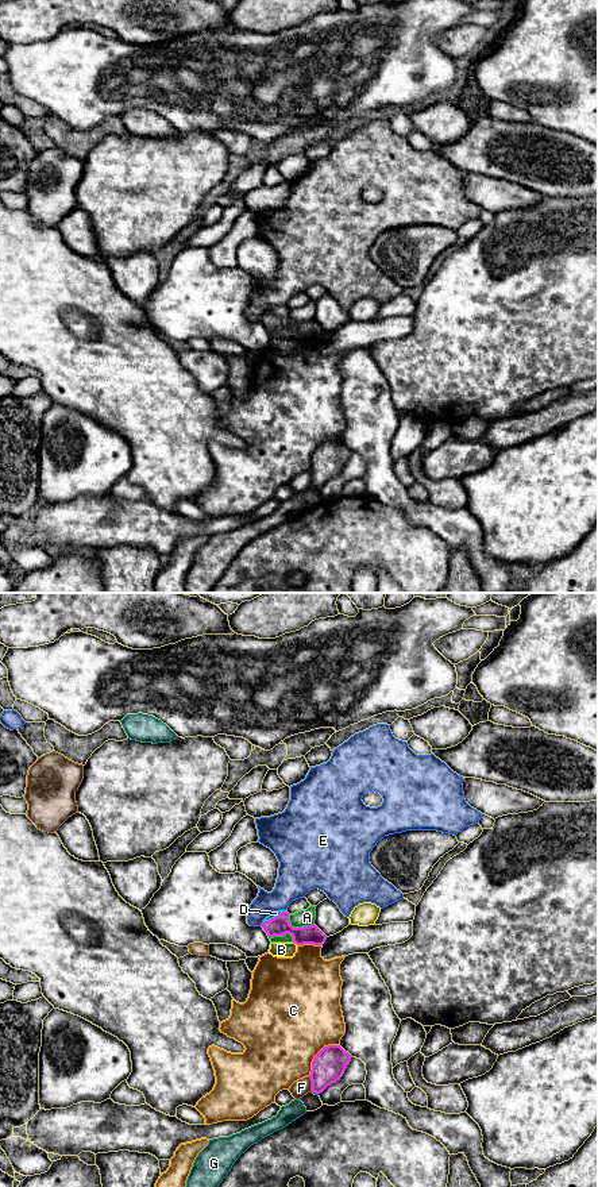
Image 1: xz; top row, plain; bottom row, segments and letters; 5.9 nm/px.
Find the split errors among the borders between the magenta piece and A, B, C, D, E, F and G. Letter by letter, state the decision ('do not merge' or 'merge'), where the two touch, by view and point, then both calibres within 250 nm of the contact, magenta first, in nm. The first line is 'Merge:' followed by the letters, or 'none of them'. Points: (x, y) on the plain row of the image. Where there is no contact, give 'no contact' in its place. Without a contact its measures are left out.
Merge: D
A: do not merge; meets magenta in xz at (297, 323); 120 nm thick on the magenta side, 100 nm on the other
B: do not merge; meets magenta in xz at (296, 338); 120 nm thick on the magenta side, 100 nm on the other
C: do not merge; meets magenta in xz at (317, 449); 200 nm thick on the magenta side, 500 nm on the other
D: merge; meets magenta in xz at (274, 312); 120 nm thick on the magenta side, 30 nm on the other
E: do not merge; meets magenta in xz at (262, 319); 120 nm thick on the magenta side, 150 nm on the other
F: do not merge; meets magenta in xz at (312, 478); 200 nm thick on the magenta side, 100 nm on the other
G: do not merge; meets magenta in xz at (315, 486); 200 nm thick on the magenta side, 20 nm on the other

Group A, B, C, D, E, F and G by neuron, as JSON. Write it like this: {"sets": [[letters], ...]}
{"sets": [["A"], ["B"], ["C"], ["D"], ["E"], ["F"], ["G"]]}

